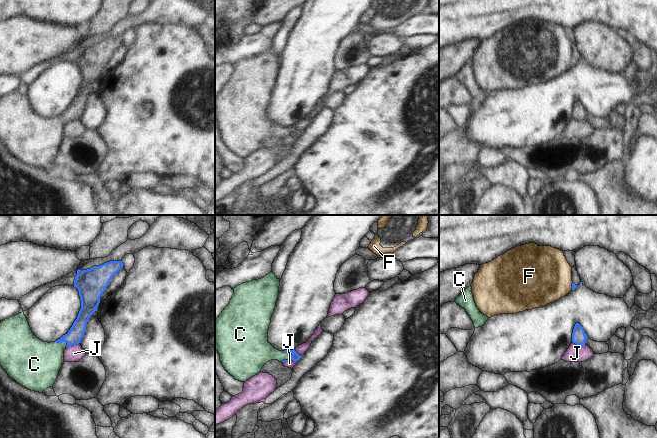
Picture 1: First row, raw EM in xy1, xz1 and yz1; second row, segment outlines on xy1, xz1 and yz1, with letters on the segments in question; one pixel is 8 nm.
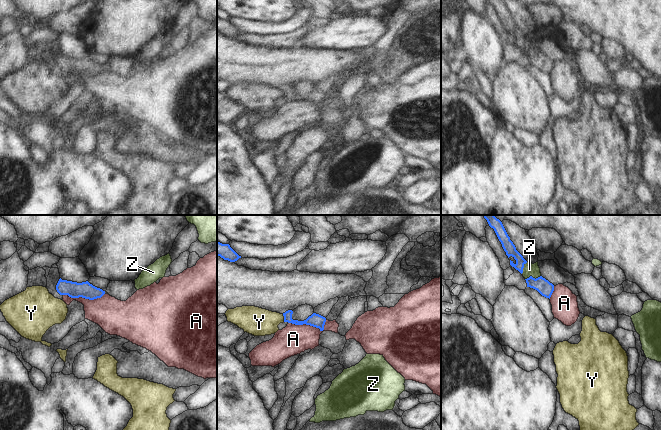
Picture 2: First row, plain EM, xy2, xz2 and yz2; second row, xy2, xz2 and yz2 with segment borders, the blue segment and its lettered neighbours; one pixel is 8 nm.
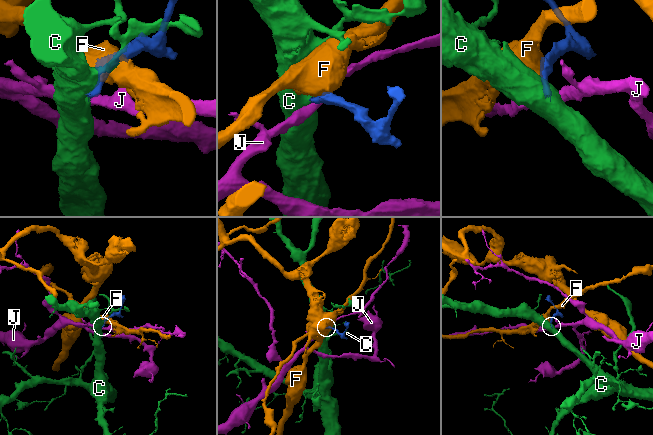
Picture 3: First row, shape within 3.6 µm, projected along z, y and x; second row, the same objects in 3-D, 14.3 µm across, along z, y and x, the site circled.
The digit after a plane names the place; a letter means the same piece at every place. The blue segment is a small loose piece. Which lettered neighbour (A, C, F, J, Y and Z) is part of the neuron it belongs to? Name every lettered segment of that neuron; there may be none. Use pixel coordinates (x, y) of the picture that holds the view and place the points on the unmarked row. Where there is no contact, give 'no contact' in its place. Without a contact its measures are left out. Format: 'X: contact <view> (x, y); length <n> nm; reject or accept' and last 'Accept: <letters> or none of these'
A: contact xz2 (310, 101); length 320 nm; reject
C: contact xy1 (62, 117); length 110 nm; accept
F: contact yz1 (572, 62); length 60 nm; reject
J: contact xy1 (72, 120); length 120 nm; reject
Y: contact xz2 (284, 94); length 70 nm; reject
Z: contact yz2 (532, 53); length 130 nm; reject
Accept: C

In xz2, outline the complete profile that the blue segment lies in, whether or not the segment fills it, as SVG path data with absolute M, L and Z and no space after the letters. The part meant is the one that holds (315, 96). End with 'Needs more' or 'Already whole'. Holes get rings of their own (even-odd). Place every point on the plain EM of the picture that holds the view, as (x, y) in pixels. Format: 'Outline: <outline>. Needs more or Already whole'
Outline: M288 86L285 89L283 89L284 98L292 99L292 100L295 100L295 101L306 100L306 101L310 101L310 102L319 104L320 107L324 106L324 101L325 101L325 98L326 98L325 93L323 93L323 92L321 92L319 90L313 89L306 96L298 97L298 96L293 96L292 95L292 90L293 90L292 86Z. Already whole

